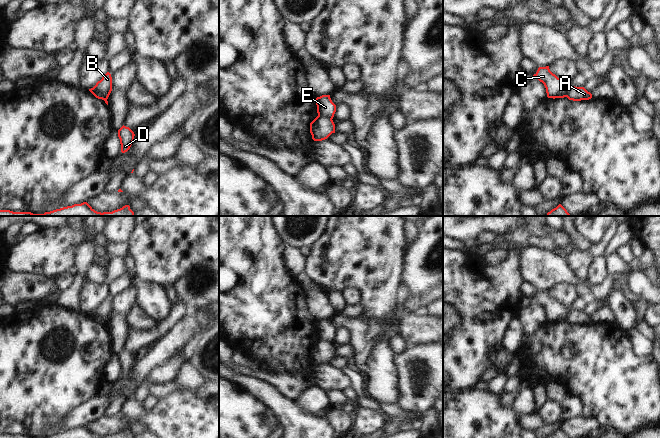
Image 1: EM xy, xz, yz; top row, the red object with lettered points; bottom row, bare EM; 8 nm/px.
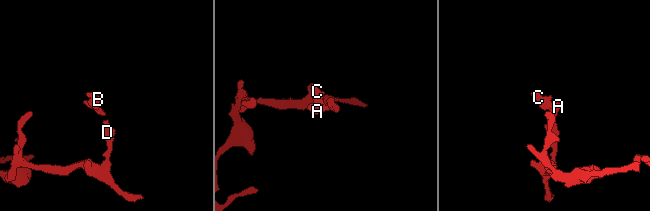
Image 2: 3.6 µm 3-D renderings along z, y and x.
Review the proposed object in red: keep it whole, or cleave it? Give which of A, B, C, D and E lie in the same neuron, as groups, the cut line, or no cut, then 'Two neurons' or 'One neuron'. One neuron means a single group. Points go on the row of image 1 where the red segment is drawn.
Groups: A D / B C E. Split along xy (91, 88), (102, 98). Two neurons

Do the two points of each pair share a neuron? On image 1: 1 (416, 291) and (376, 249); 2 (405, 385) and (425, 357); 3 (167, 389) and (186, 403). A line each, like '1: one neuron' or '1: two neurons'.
1: two neurons
2: one neuron
3: two neurons

